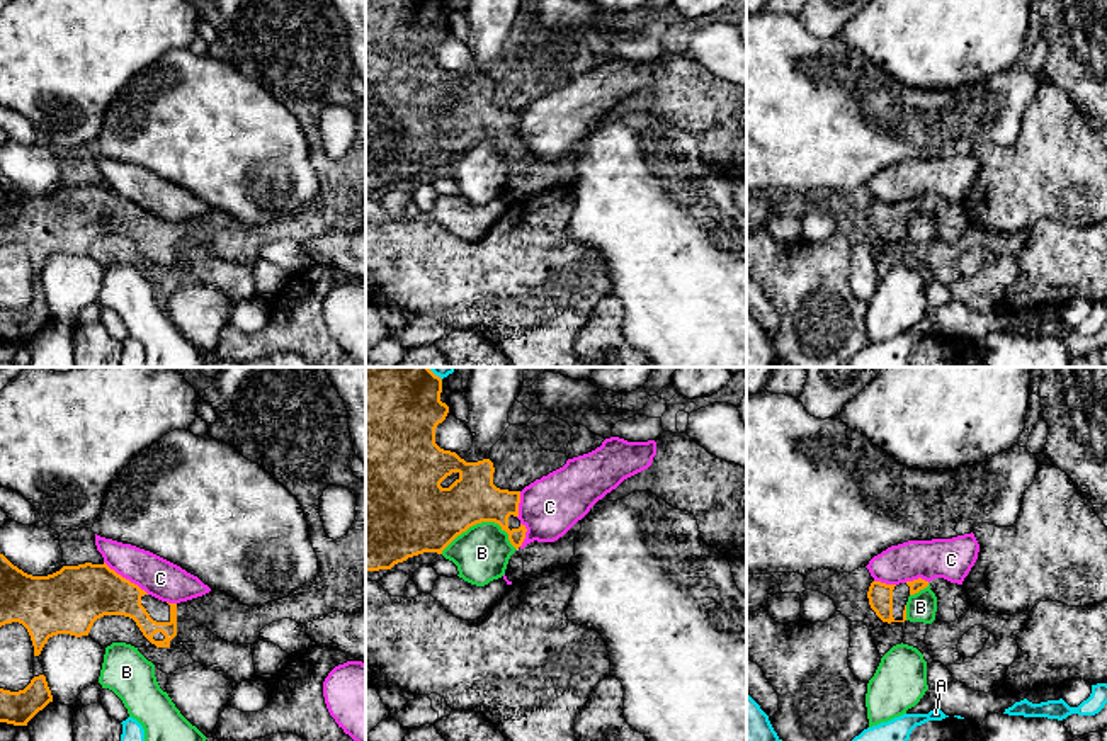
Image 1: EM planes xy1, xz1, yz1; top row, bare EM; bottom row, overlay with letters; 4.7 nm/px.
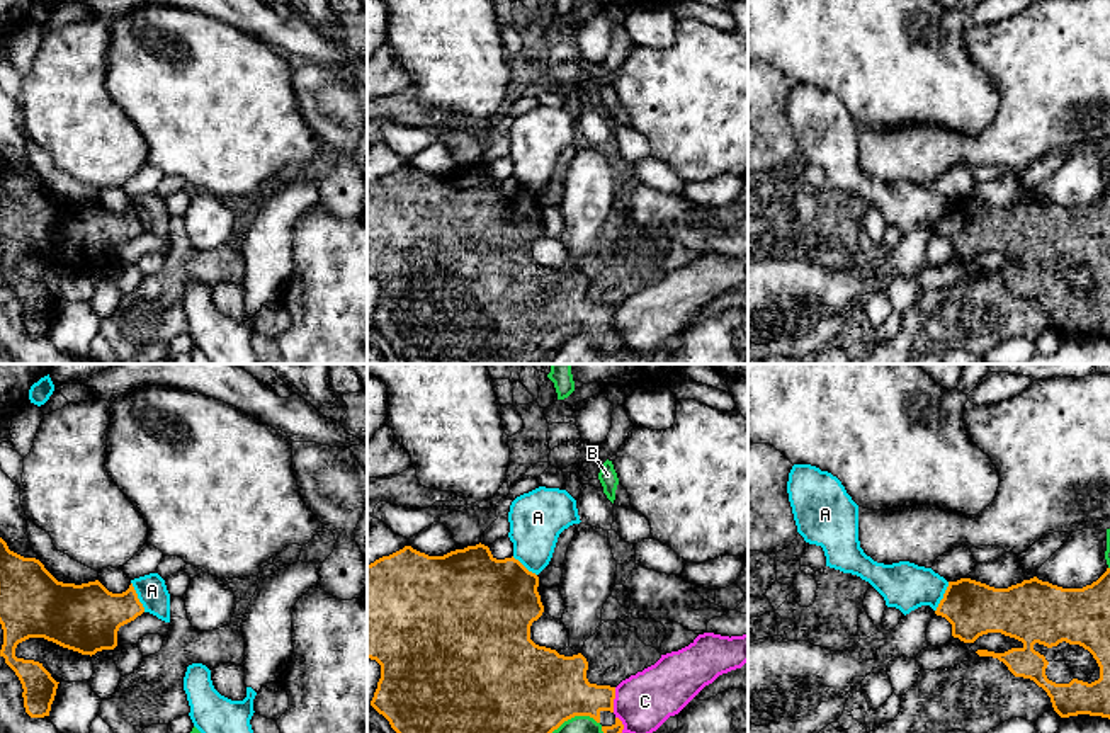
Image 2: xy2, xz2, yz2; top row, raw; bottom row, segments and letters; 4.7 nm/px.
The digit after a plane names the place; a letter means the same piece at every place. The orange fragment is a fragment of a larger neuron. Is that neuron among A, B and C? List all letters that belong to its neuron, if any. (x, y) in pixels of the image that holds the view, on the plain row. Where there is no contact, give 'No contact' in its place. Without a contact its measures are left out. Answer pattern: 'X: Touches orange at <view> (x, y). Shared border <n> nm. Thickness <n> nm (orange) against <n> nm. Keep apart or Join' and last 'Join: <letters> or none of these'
A: Touches orange at xy2 (136, 216). Shared border 160 nm. Thickness 320 nm (orange) against 140 nm. Keep apart
B: Touches orange at xz1 (480, 141). Shared border 360 nm. Thickness 320 nm (orange) against 260 nm. Keep apart
C: Touches orange at xy1 (124, 197). Shared border 260 nm. Thickness 300 nm (orange) against 190 nm. Keep apart
Join: none of these

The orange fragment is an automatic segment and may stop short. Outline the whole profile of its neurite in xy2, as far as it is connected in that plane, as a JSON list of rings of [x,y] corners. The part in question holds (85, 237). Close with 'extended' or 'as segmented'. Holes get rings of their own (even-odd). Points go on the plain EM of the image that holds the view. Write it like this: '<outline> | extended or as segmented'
[[[0,156],[0,243],[3,248],[0,276],[19,296],[24,308],[24,327],[31,337],[49,335],[59,301],[51,296],[42,282],[17,277],[15,267],[19,262],[29,257],[44,257],[92,276],[102,269],[114,269],[119,247],[143,231],[144,226],[133,202],[126,211],[112,213],[99,199],[82,204],[58,201],[39,179],[10,170]]] | as segmented

